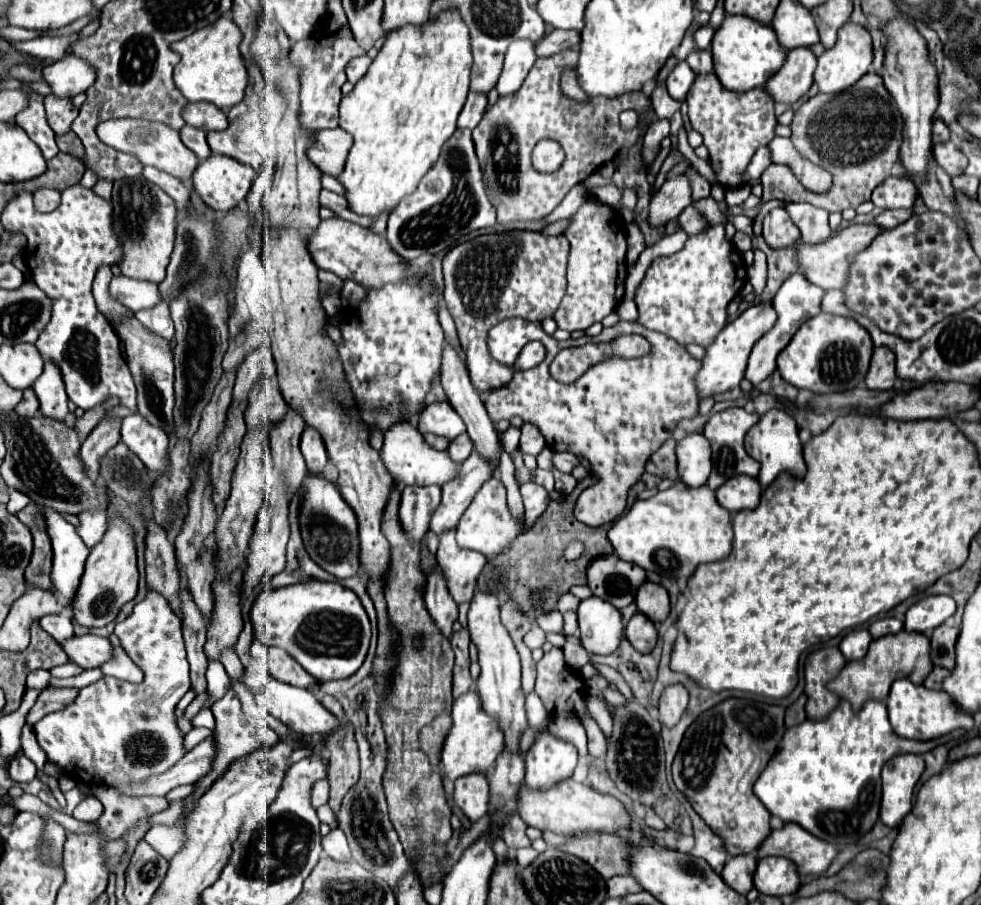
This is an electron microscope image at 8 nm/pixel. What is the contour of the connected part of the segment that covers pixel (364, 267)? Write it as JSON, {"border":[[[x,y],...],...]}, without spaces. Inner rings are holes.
{"border":[[[339,216],[319,222],[317,230],[313,230],[307,236],[307,250],[317,268],[331,270],[339,278],[355,280],[361,286],[383,286],[385,282],[399,282],[403,278],[413,278],[413,270],[407,268],[405,262],[401,262],[401,258],[393,254],[393,250],[389,250],[389,244],[385,242],[383,236],[373,234],[371,230],[347,222]]]}

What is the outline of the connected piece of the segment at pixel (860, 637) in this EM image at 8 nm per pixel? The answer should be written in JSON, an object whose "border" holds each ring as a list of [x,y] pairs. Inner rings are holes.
{"border":[[[853,630],[841,640],[839,650],[847,660],[861,660],[867,654],[869,642],[871,642],[871,634],[867,630]]]}

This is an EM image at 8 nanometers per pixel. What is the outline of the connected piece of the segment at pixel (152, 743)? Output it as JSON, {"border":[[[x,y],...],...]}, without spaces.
{"border":[[[149,590],[145,600],[135,604],[133,612],[115,626],[115,634],[129,658],[143,670],[145,680],[141,684],[131,684],[113,676],[103,676],[101,680],[81,688],[75,702],[59,712],[47,714],[33,726],[37,742],[45,750],[47,760],[63,768],[77,784],[115,786],[117,782],[137,782],[149,774],[169,770],[169,766],[173,766],[185,754],[183,734],[175,724],[175,706],[189,690],[189,662],[183,648],[181,620],[173,614],[173,610],[169,610],[169,604],[161,596],[151,594]]]}

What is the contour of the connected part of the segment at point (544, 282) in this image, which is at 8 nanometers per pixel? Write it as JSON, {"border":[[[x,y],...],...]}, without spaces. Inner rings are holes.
{"border":[[[519,230],[505,234],[477,236],[469,242],[455,246],[445,254],[443,298],[451,310],[461,348],[467,356],[467,370],[471,376],[471,384],[479,392],[501,388],[505,382],[509,382],[511,374],[509,368],[489,358],[485,344],[489,328],[513,316],[537,324],[547,316],[553,316],[565,296],[567,262],[569,262],[569,242],[563,234],[555,238],[545,238],[539,232],[519,232]]]}

